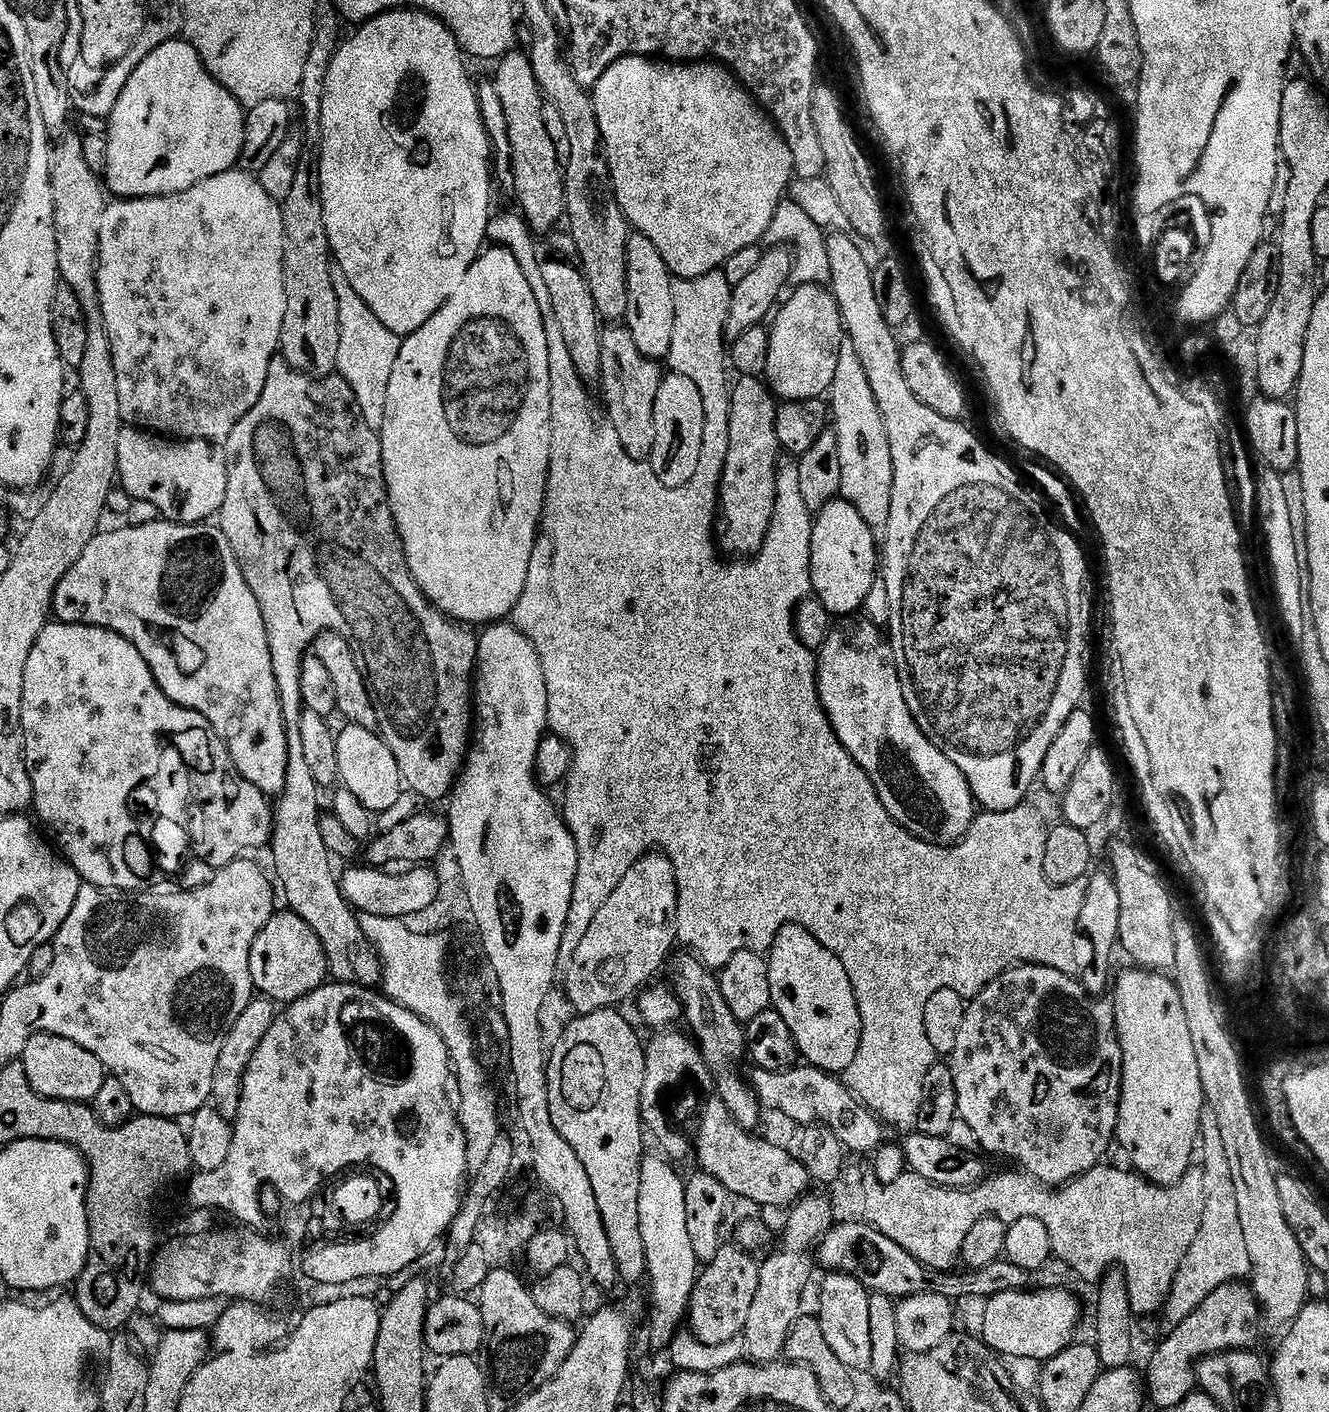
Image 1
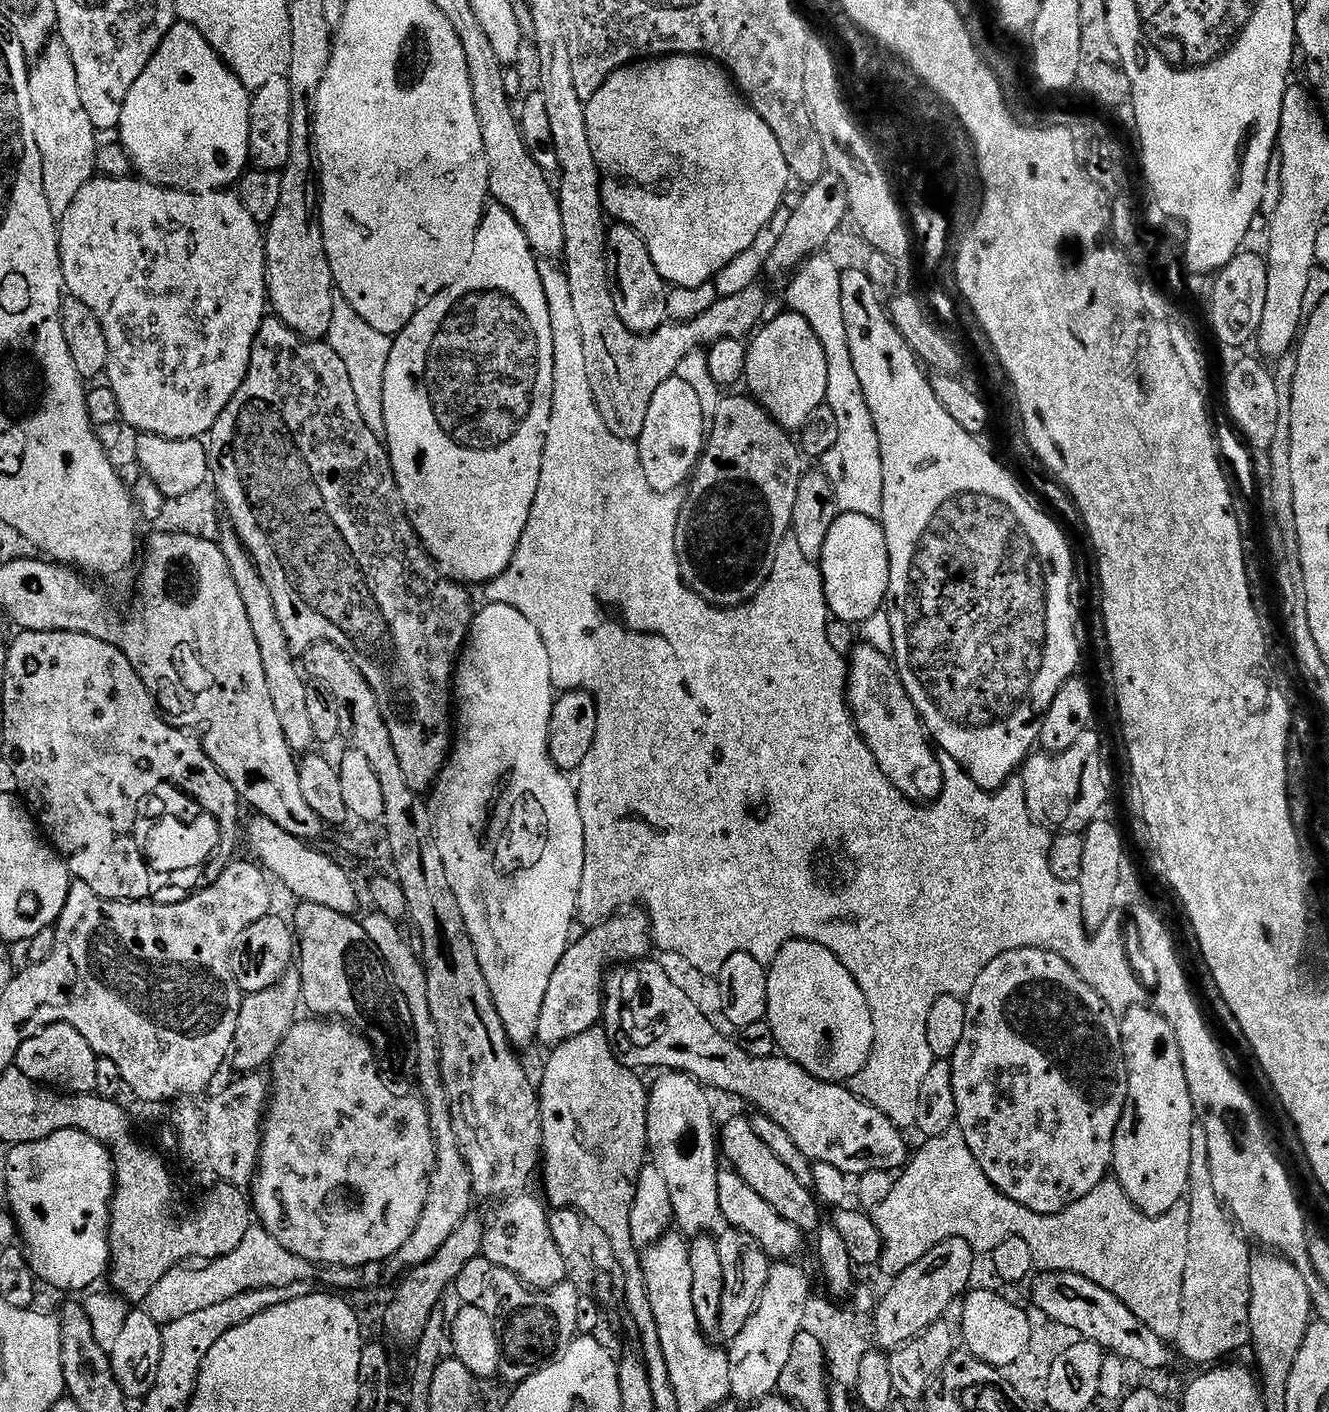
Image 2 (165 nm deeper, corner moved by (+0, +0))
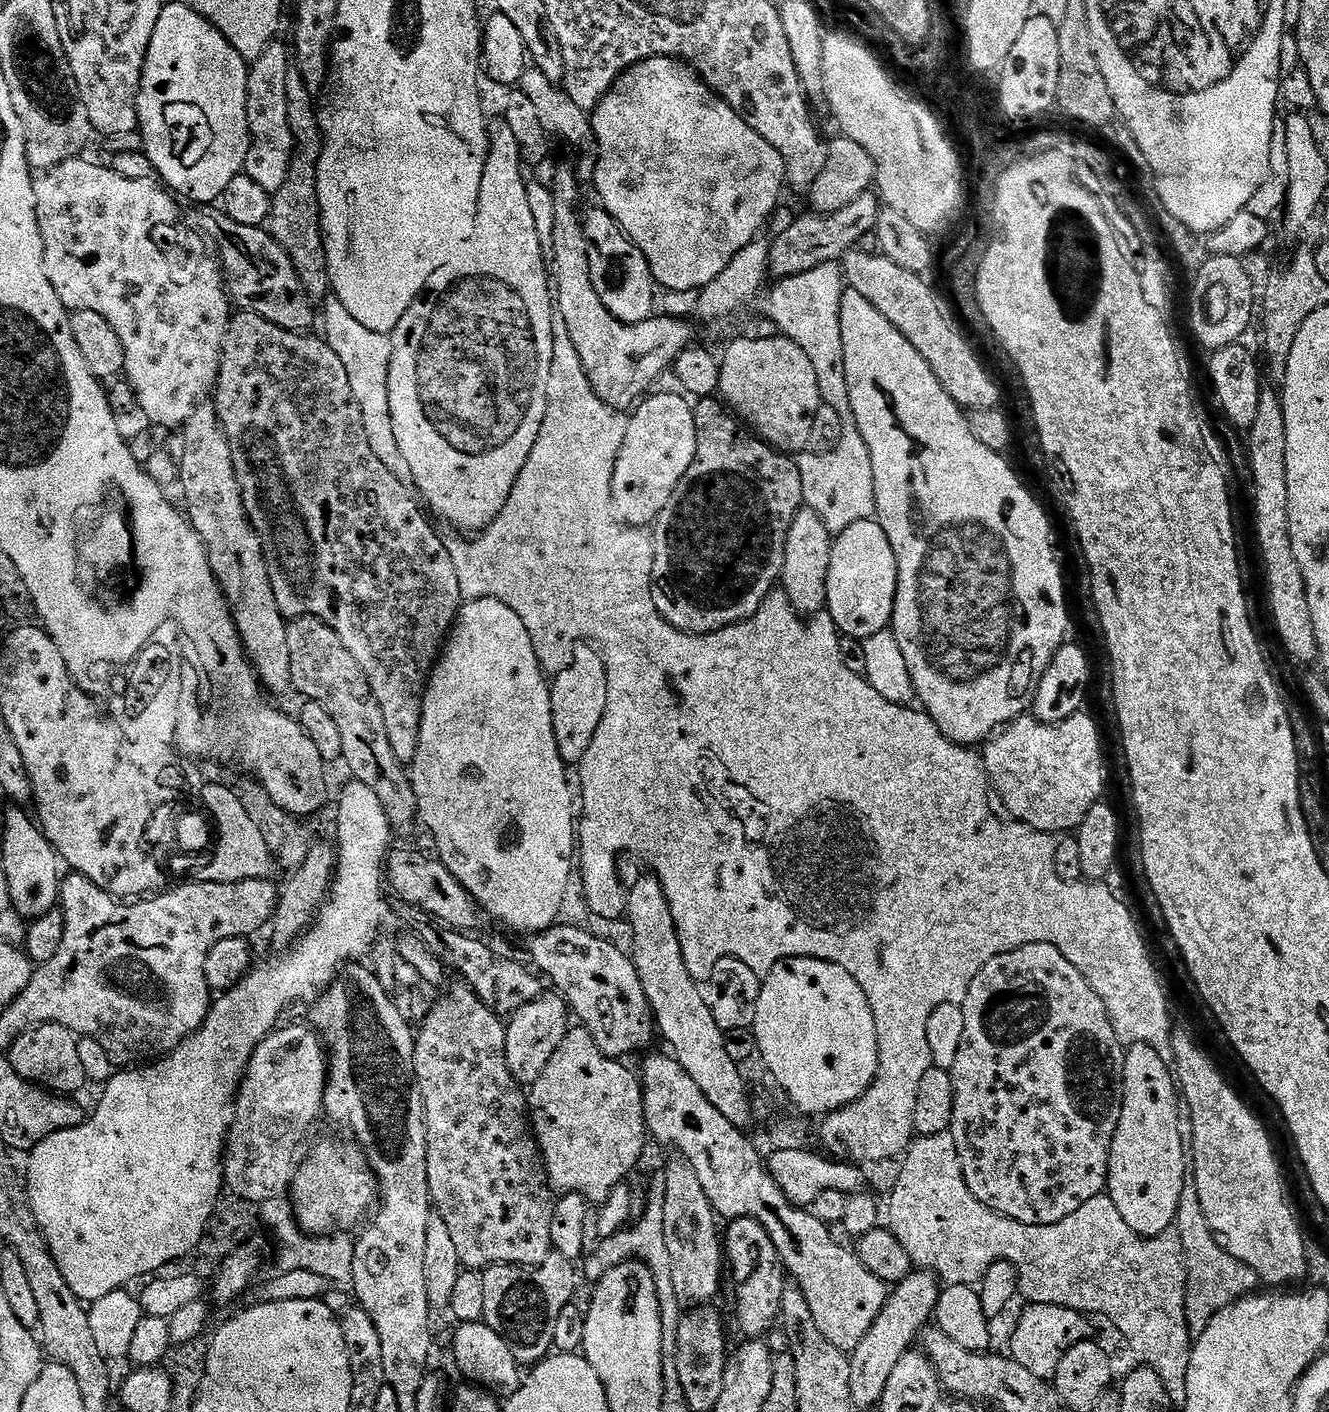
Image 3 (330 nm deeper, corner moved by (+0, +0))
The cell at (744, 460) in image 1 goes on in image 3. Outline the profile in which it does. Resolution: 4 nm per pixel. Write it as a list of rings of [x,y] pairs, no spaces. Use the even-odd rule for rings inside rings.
[[[697,399],[692,413],[696,427],[694,462],[690,466],[690,470],[686,470],[686,474],[682,478],[682,482],[678,482],[670,502],[666,502],[662,514],[654,522],[656,532],[651,533],[654,542],[652,597],[654,598],[654,606],[658,606],[658,614],[662,618],[666,618],[666,622],[670,622],[670,626],[674,626],[683,632],[703,634],[705,632],[717,632],[730,627],[732,624],[741,624],[742,621],[749,620],[762,606],[764,599],[777,587],[786,554],[786,534],[790,534],[790,522],[794,522],[794,518],[804,504],[804,495],[802,494],[802,474],[798,470],[796,460],[791,455],[777,452],[771,444],[764,443],[759,436],[749,431],[719,399]]]

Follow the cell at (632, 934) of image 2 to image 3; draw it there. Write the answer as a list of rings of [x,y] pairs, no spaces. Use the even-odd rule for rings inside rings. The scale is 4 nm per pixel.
[[[541,994],[536,1000],[522,1005],[520,1009],[511,1014],[506,1024],[506,1062],[510,1066],[510,1074],[514,1074],[514,1078],[522,1086],[532,1085],[542,1074],[542,1070],[546,1070],[546,1062],[550,1062],[554,1050],[562,1046],[562,1038],[568,1033],[570,1027],[570,1009],[567,1001],[559,994],[551,995]]]

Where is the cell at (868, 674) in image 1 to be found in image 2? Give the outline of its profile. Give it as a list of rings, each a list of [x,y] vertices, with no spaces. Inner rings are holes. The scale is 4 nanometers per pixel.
[[[860,642],[852,649],[846,667],[848,709],[852,712],[856,729],[866,742],[870,754],[874,754],[882,774],[886,774],[888,781],[907,800],[931,802],[938,799],[944,785],[940,761],[930,743],[924,721],[920,719],[914,702],[900,681],[900,673],[896,670],[893,657]]]

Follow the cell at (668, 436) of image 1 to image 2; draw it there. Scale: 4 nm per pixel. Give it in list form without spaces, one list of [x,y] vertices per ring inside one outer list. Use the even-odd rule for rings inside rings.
[[[674,375],[658,390],[650,402],[646,424],[638,441],[640,468],[646,482],[655,492],[674,492],[683,489],[696,471],[696,463],[704,452],[706,443],[706,421],[704,407],[698,402],[698,394],[682,378]]]

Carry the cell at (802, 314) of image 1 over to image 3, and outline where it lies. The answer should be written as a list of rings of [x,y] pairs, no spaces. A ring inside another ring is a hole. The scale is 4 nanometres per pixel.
[[[783,335],[761,341],[740,338],[725,350],[724,356],[719,357],[719,364],[719,399],[755,435],[759,436],[764,443],[771,444],[777,452],[803,453],[810,442],[810,426],[814,426],[814,414],[820,408],[822,401],[818,390],[818,374],[814,374],[814,366],[810,363],[810,358],[802,354],[799,346]]]

